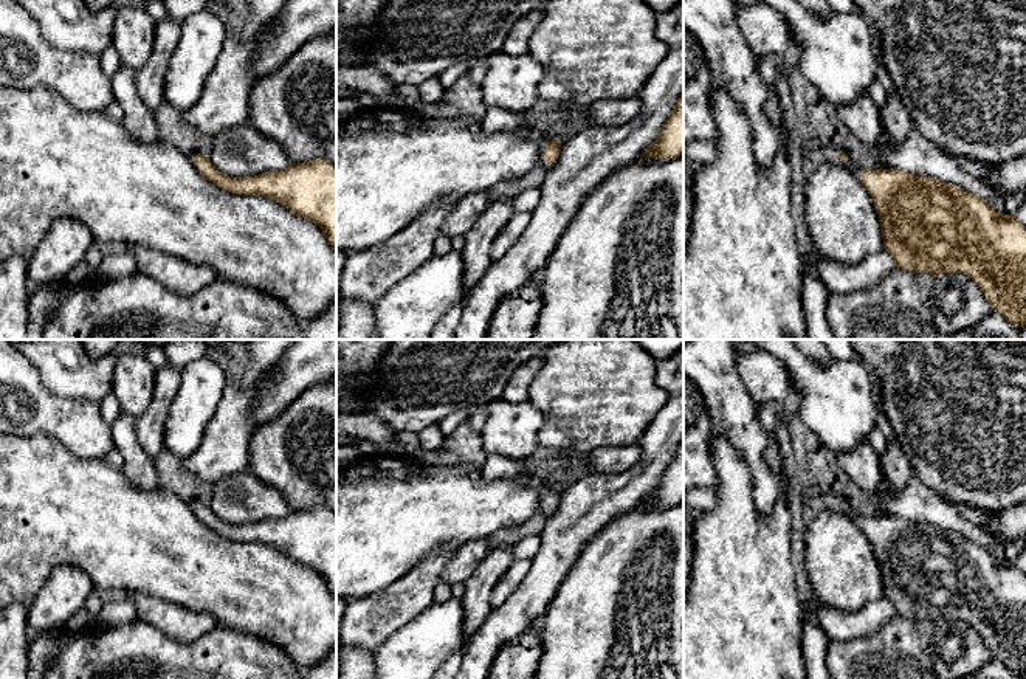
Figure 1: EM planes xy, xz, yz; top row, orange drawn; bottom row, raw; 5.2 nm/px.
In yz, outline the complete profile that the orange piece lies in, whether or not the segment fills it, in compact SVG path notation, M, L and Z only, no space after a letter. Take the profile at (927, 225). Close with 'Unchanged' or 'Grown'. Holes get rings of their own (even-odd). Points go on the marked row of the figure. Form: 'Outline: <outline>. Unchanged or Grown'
Outline: M821 147L817 158L857 174L879 214L883 250L897 268L931 276L962 273L980 287L993 312L1012 326L1026 326L1026 226L1015 215L1001 215L983 198L936 178L863 169L835 147Z. Grown

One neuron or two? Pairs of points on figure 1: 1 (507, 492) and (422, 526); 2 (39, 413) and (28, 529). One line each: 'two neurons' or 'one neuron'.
1: one neuron
2: two neurons

